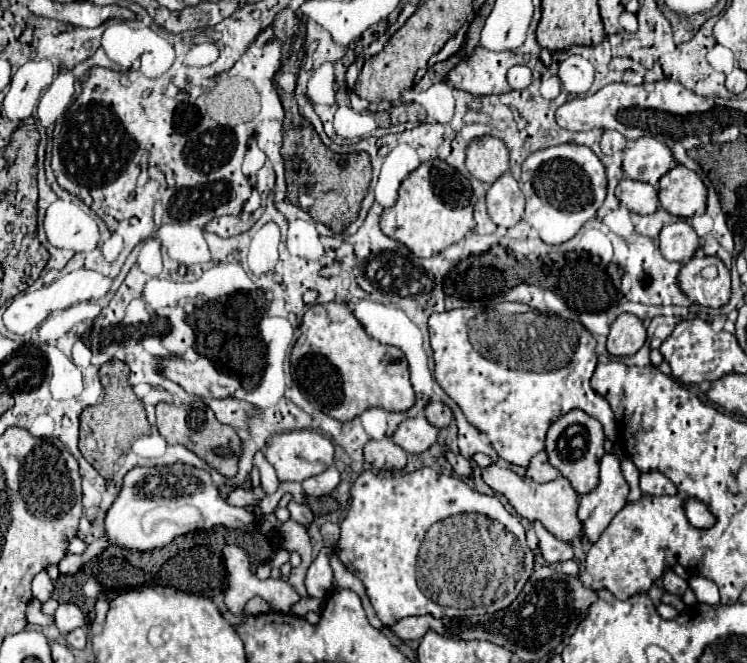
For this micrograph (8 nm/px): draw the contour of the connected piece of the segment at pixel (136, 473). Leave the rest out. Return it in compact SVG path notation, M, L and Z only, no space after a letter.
M187 465L135 467L125 475L123 489L107 513L105 531L111 543L135 551L151 551L169 545L175 537L197 529L225 525L243 529L261 519L259 507L231 507L221 499L211 477L203 469Z

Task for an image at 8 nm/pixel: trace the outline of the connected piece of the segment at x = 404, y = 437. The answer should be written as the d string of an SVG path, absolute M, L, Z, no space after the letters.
M415 417L415 419L403 421L397 427L393 441L399 447L403 447L407 453L419 455L437 441L437 435L439 435L439 431L433 425L429 425L429 421L425 421L425 417Z

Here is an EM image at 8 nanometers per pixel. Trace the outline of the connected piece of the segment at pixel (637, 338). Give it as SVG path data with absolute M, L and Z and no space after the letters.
M623 313L611 325L611 333L607 339L607 351L615 357L635 355L643 347L645 339L647 339L647 333L645 333L643 323L637 317Z

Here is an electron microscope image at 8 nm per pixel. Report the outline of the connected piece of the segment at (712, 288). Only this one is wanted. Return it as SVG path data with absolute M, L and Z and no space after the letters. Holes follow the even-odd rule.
M695 255L691 261L687 261L681 267L681 273L677 275L677 285L681 285L681 291L693 303L699 303L705 307L715 307L715 309L725 305L729 301L729 295L731 295L729 269L717 257ZM707 265L715 265L719 269L719 275L715 279L701 277L701 269Z

